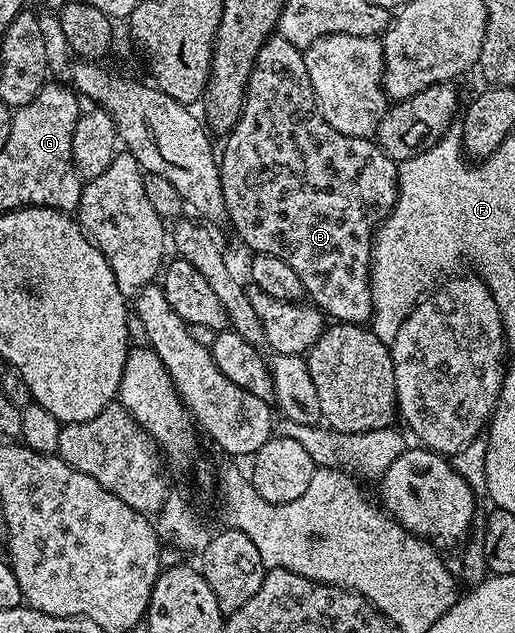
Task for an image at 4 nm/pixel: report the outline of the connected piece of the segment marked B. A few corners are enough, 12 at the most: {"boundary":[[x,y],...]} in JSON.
{"boundary":[[304,51],[251,71],[230,225],[336,323],[370,323],[399,203],[378,141],[319,111]]}

